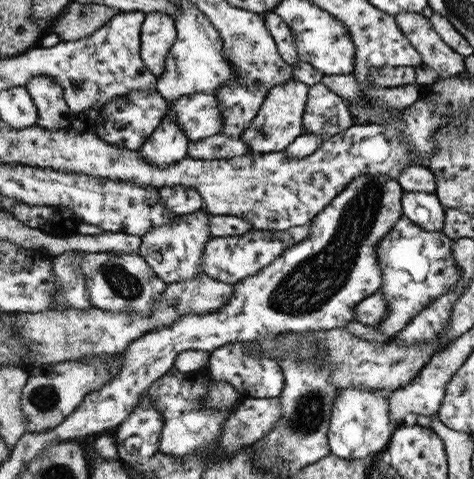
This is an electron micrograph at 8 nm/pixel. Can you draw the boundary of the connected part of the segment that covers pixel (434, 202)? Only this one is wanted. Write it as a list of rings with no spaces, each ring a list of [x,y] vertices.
[[[403,190],[403,215],[424,230],[442,232],[444,230],[445,206],[436,193],[408,192]]]

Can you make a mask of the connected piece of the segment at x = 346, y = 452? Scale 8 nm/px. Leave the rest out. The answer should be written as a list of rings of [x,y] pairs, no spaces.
[[[344,388],[338,392],[328,432],[331,455],[346,460],[366,458],[379,453],[388,442],[391,442],[392,430],[388,424],[389,403],[380,393],[380,390],[372,392],[358,388]]]

